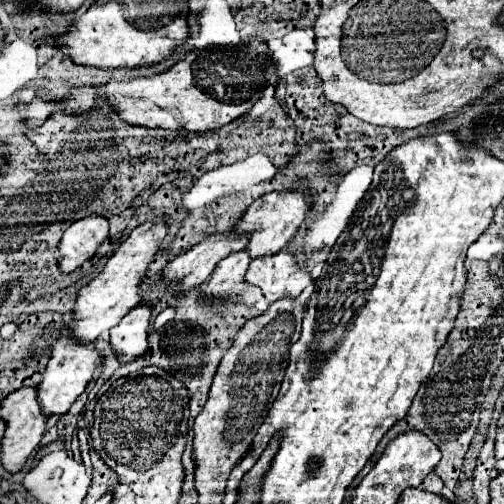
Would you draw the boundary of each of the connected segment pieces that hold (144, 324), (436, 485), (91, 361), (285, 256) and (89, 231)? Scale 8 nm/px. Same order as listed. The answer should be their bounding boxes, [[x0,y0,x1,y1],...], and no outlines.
[[111,304,153,362],[421,472,443,494],[39,328,103,416],[247,248,311,304],[57,214,109,272]]

